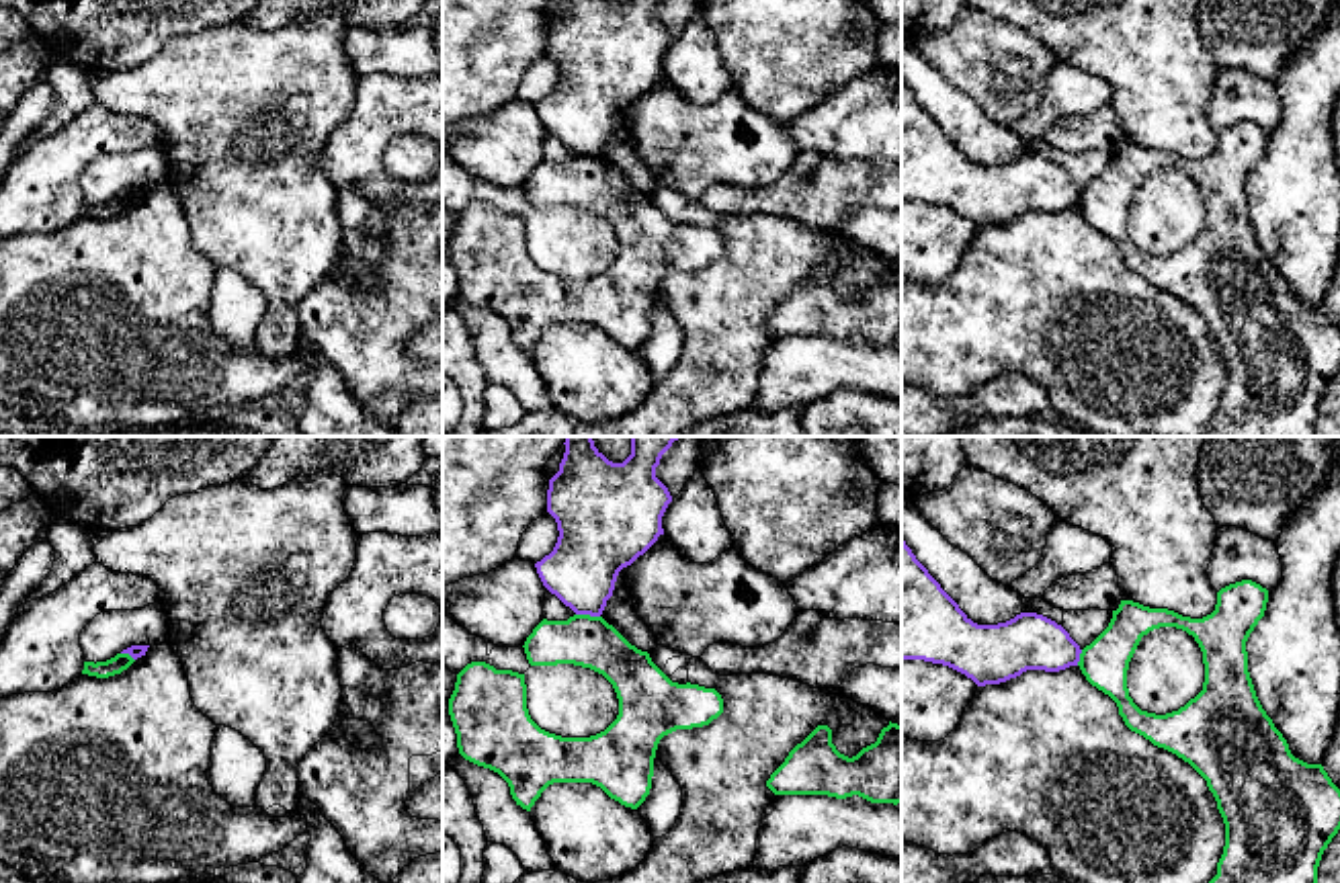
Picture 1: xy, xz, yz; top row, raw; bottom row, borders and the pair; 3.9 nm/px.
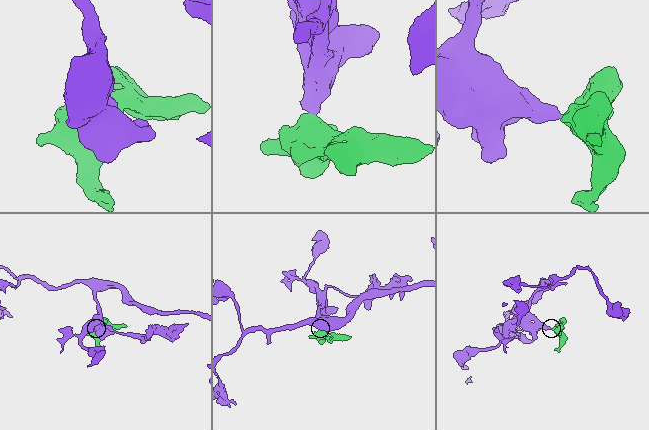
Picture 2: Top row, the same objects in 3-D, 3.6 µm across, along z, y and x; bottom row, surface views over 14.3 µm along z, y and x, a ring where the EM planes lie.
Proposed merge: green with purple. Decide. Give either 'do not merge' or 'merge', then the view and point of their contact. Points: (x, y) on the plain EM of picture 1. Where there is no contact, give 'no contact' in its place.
do not merge; contact xz (589, 156)

